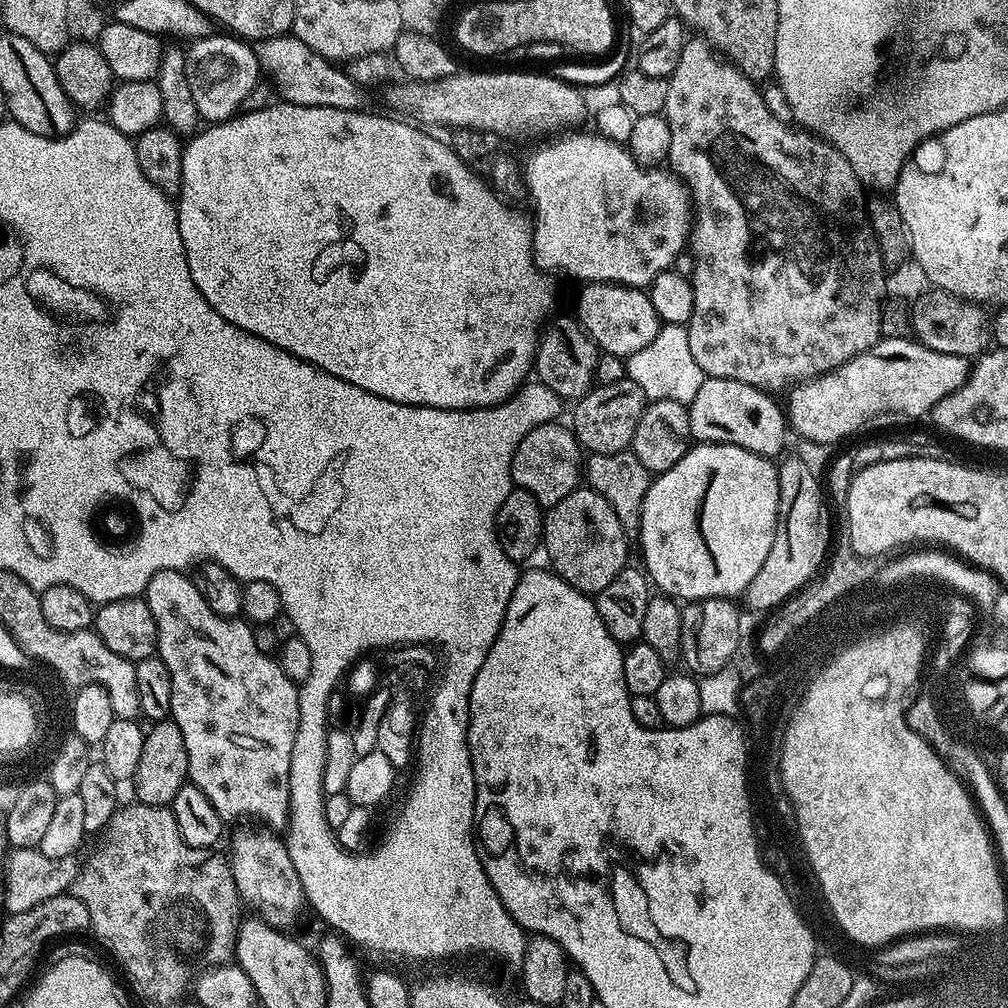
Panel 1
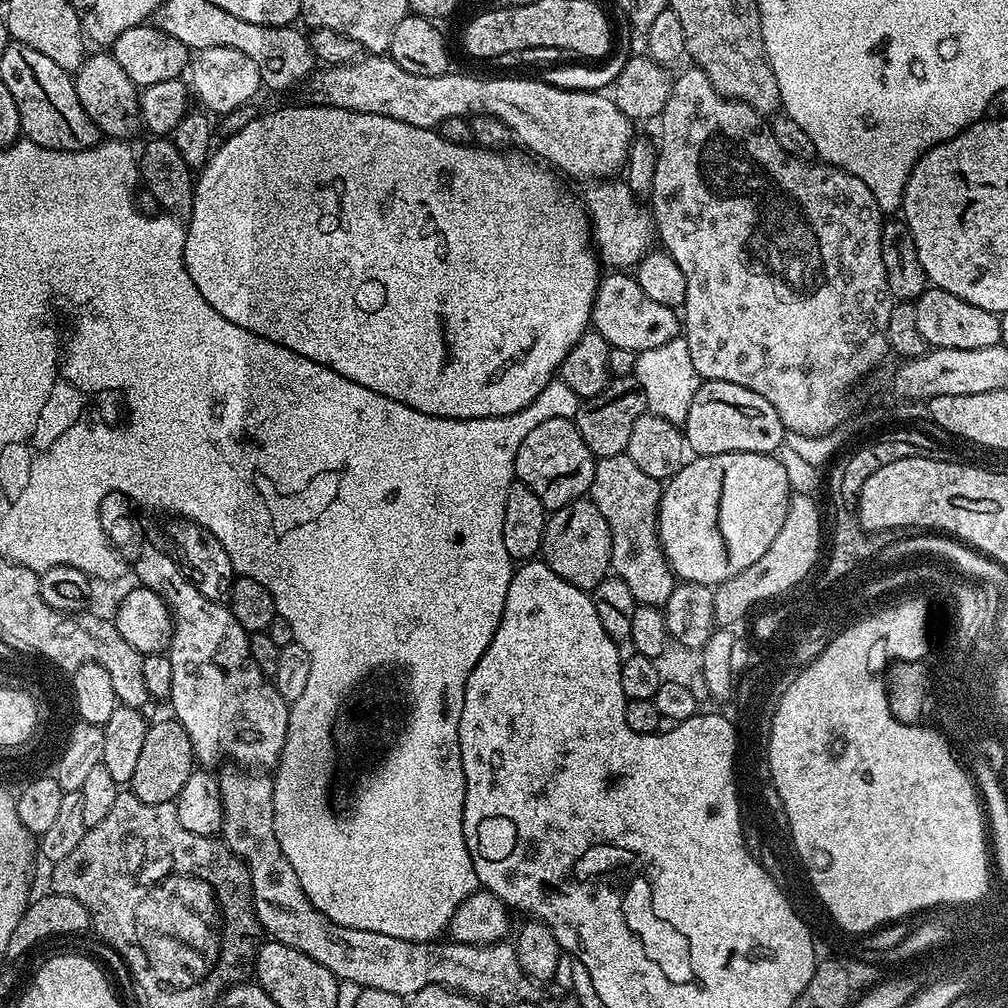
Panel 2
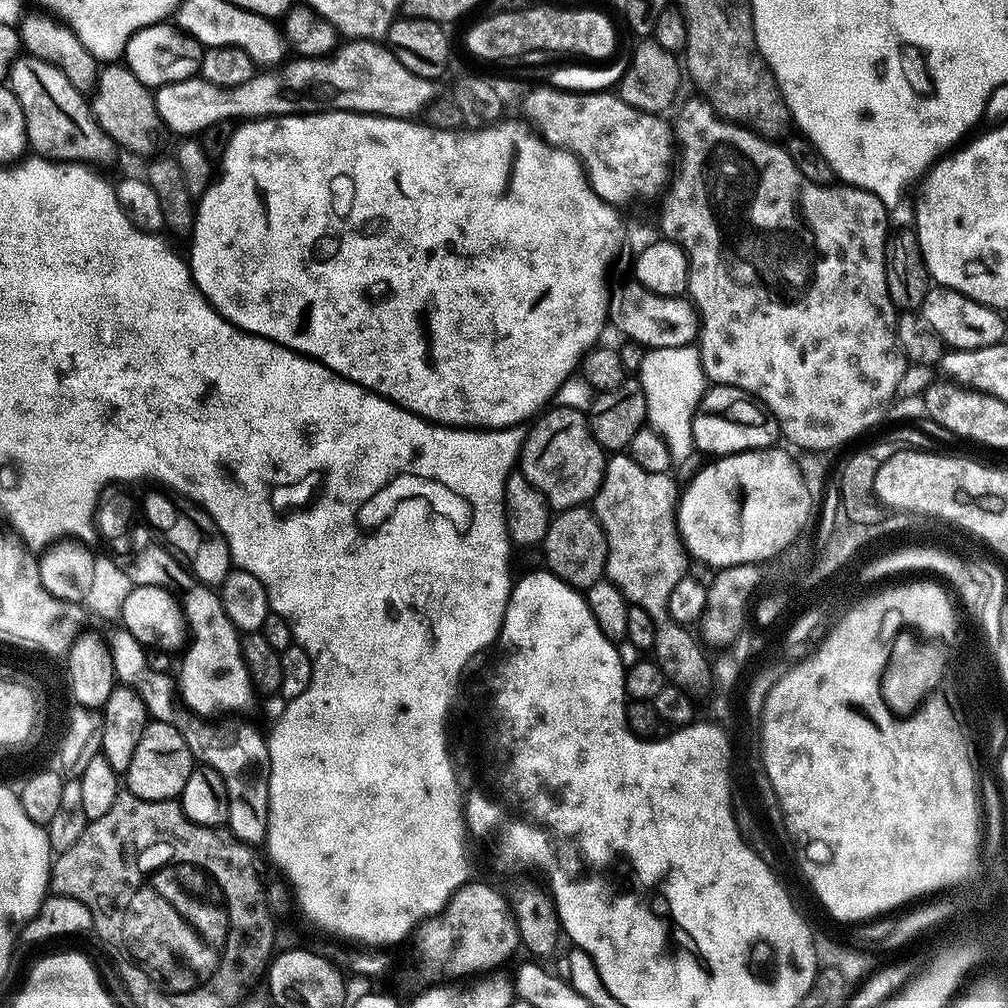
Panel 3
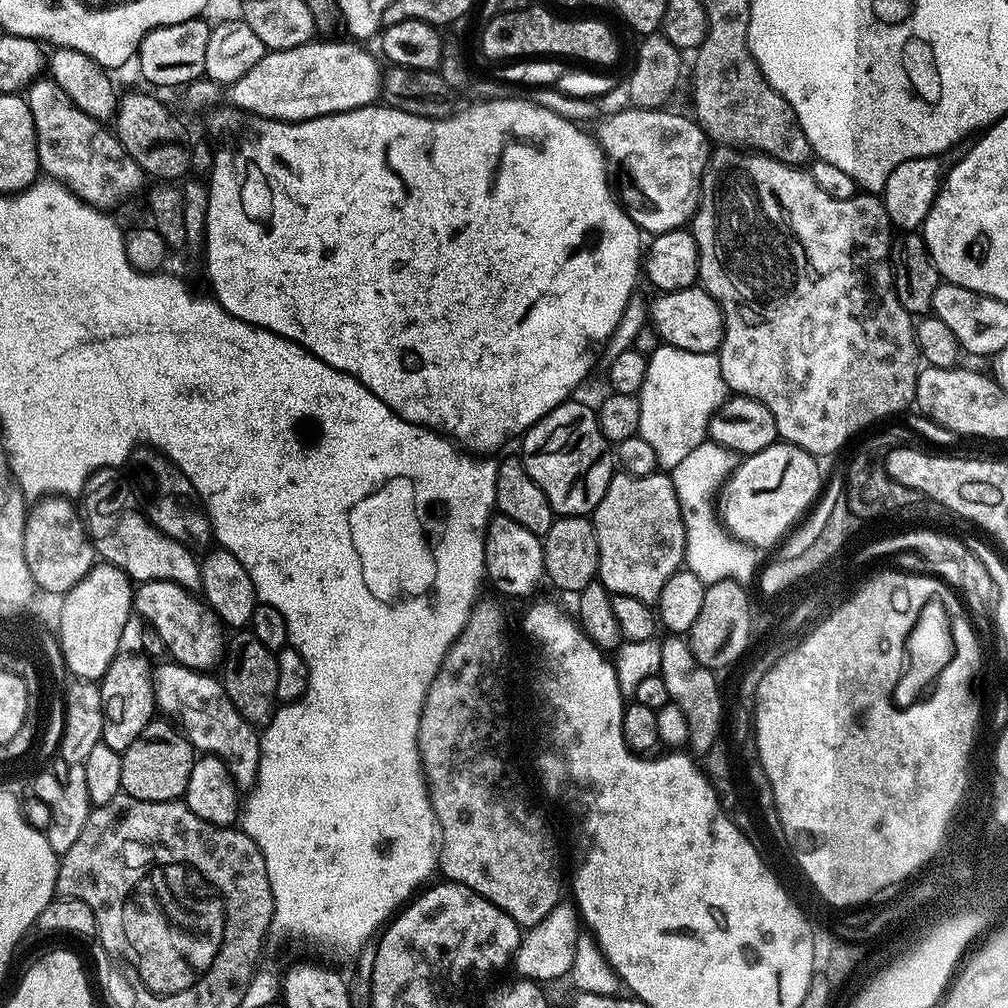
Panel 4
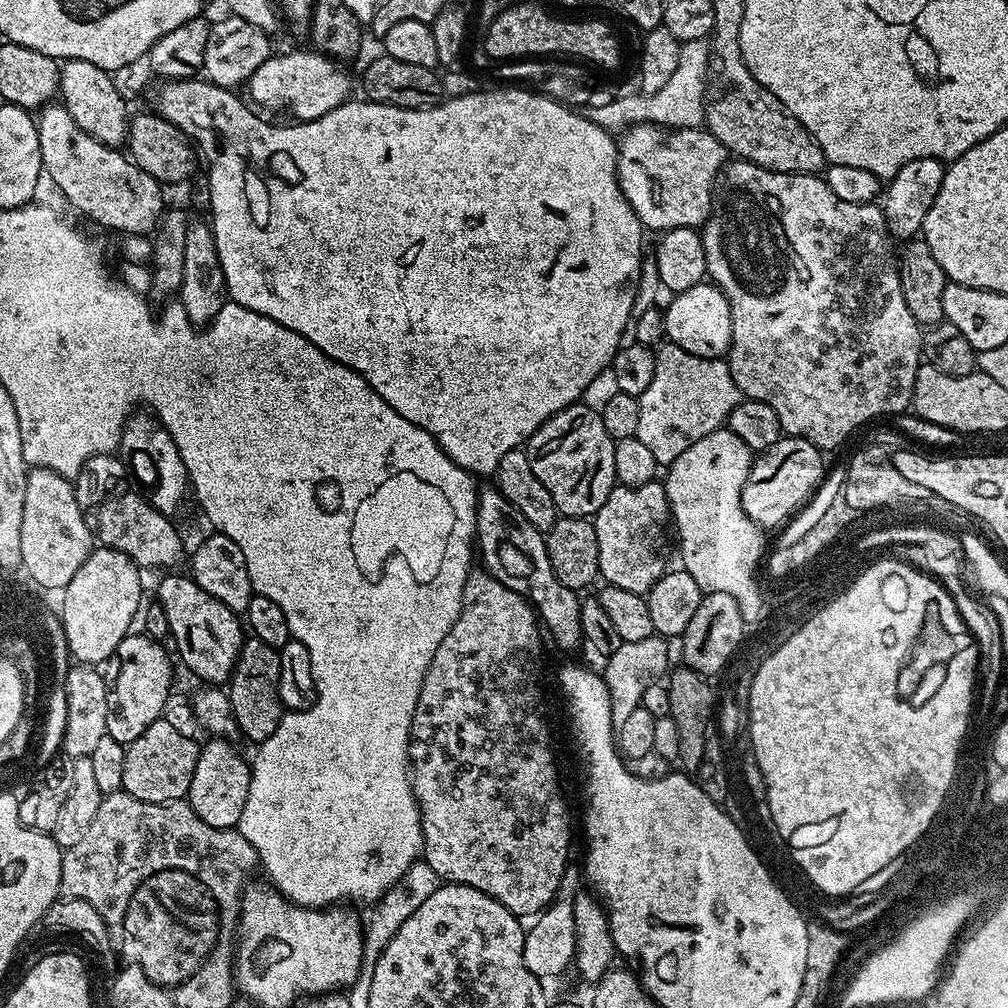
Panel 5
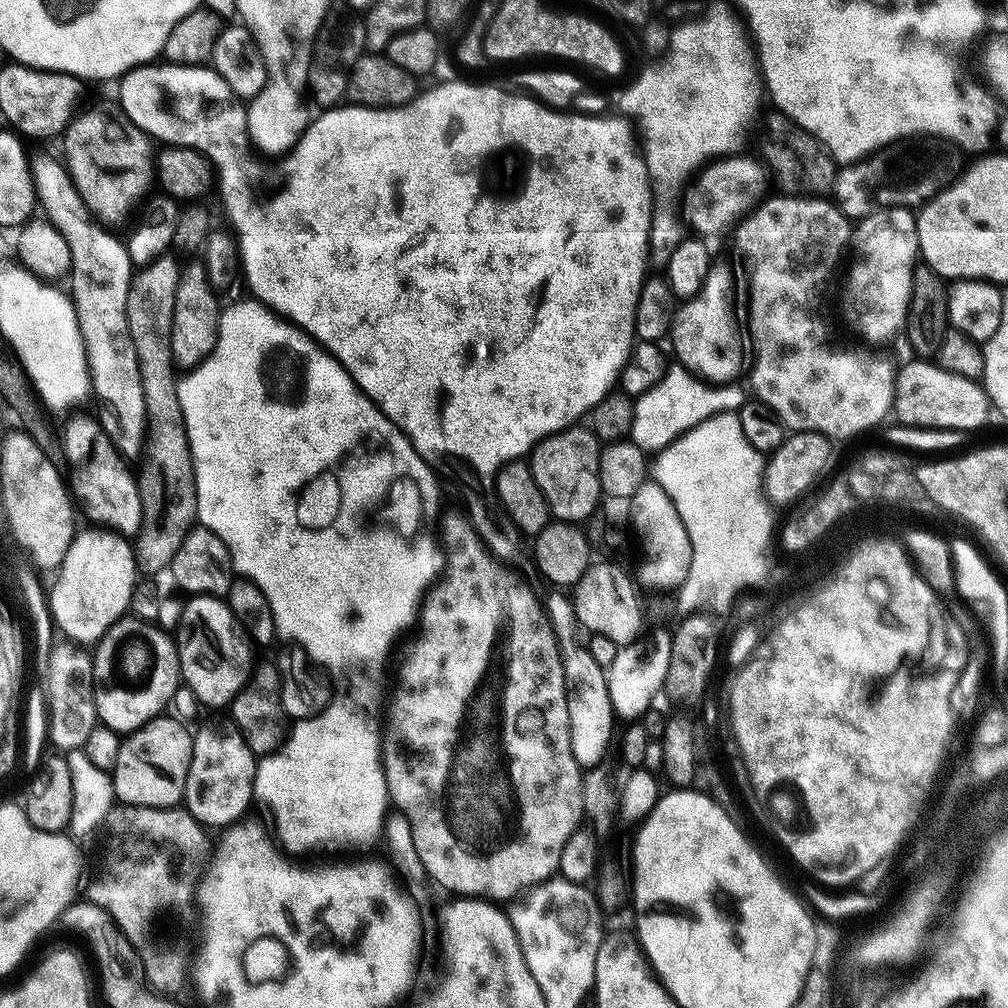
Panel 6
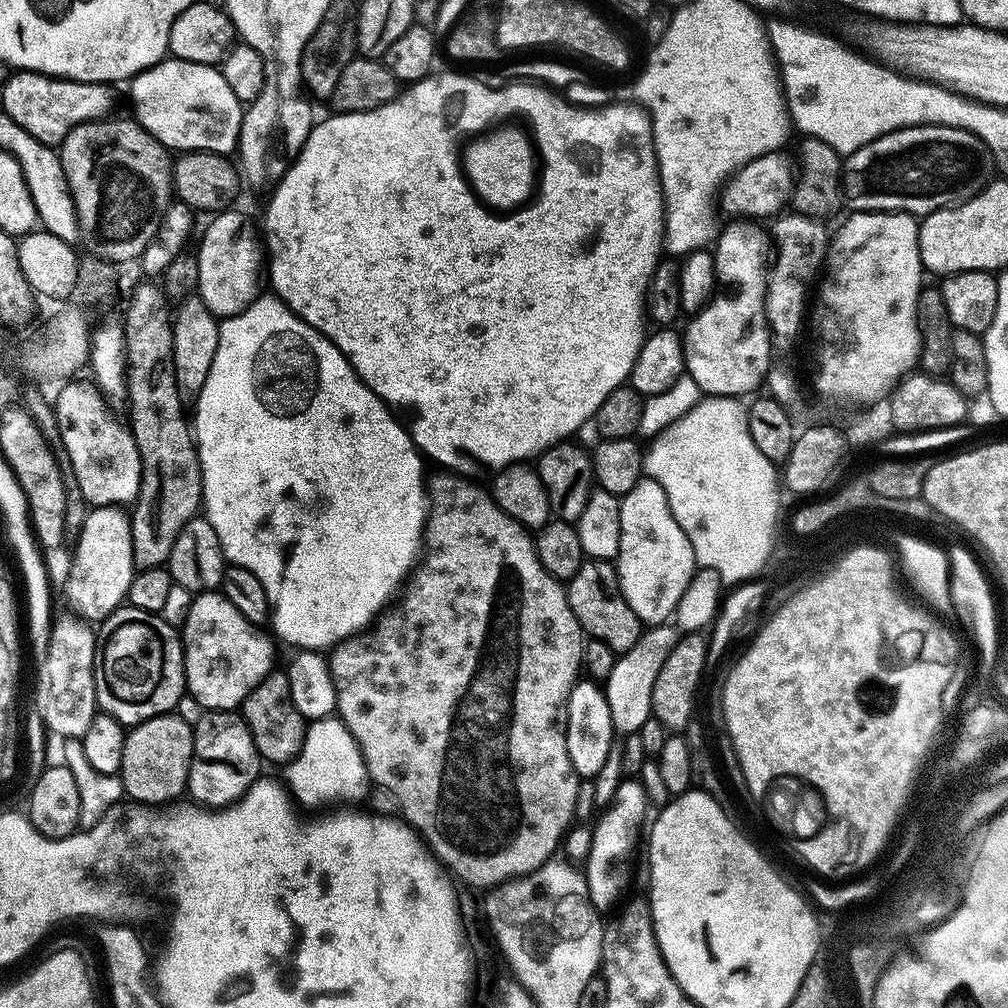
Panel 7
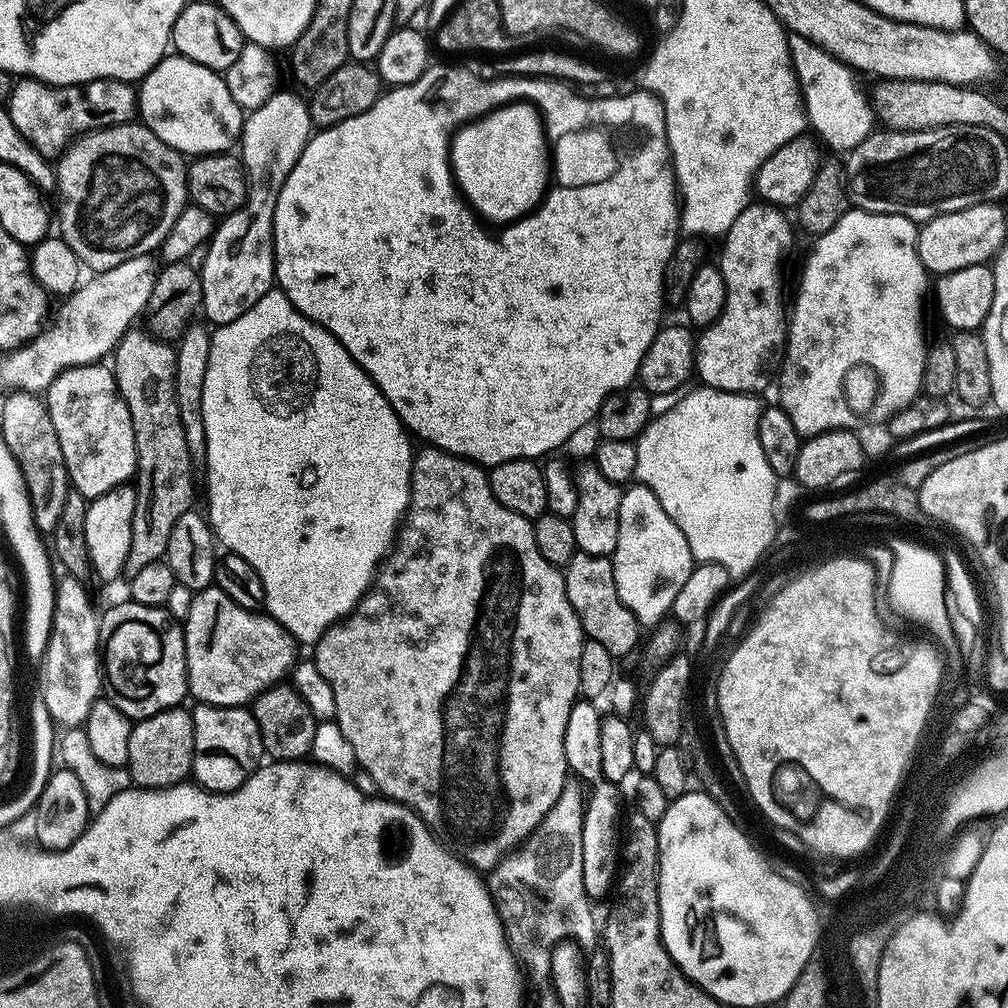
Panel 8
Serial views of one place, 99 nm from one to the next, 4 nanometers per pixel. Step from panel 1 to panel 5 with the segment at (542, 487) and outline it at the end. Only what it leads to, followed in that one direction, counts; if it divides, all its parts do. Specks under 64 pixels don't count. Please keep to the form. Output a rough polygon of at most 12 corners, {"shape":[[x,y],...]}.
{"shape":[[583,402],[526,442],[561,517],[595,517],[617,487],[616,441]]}

